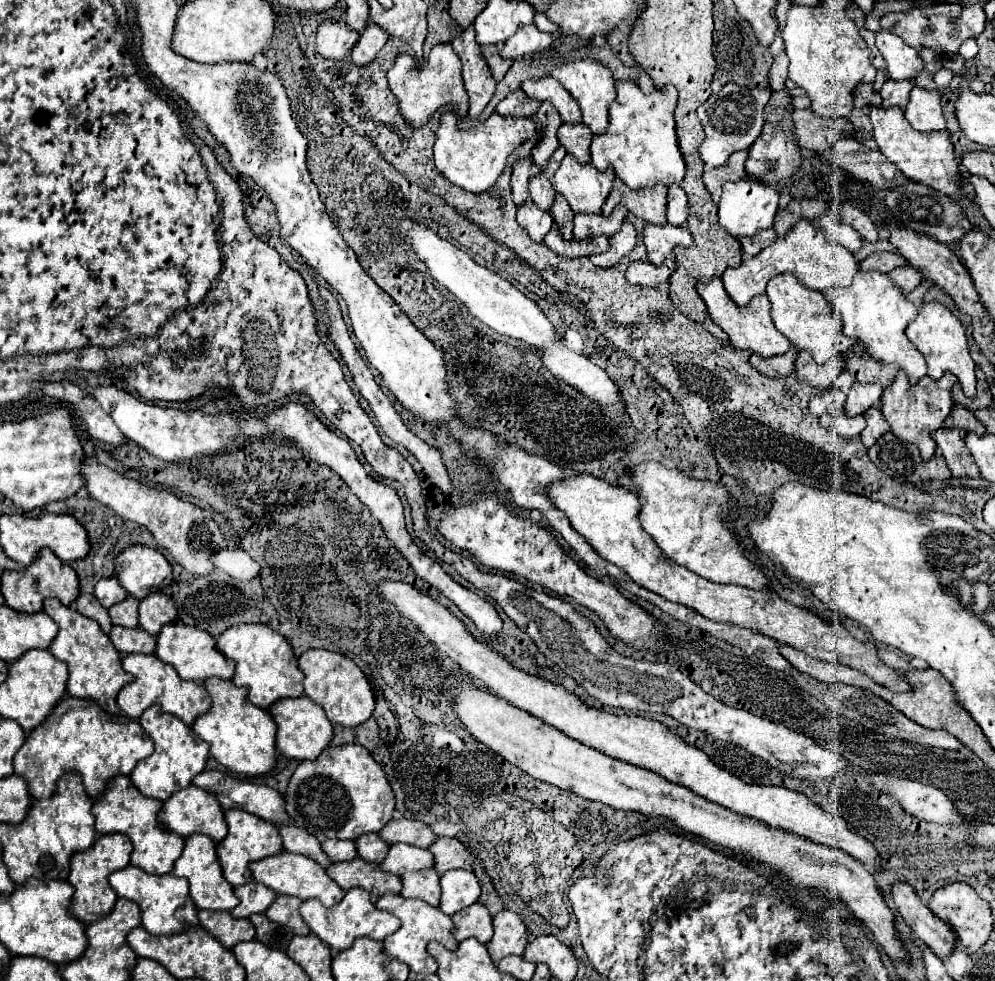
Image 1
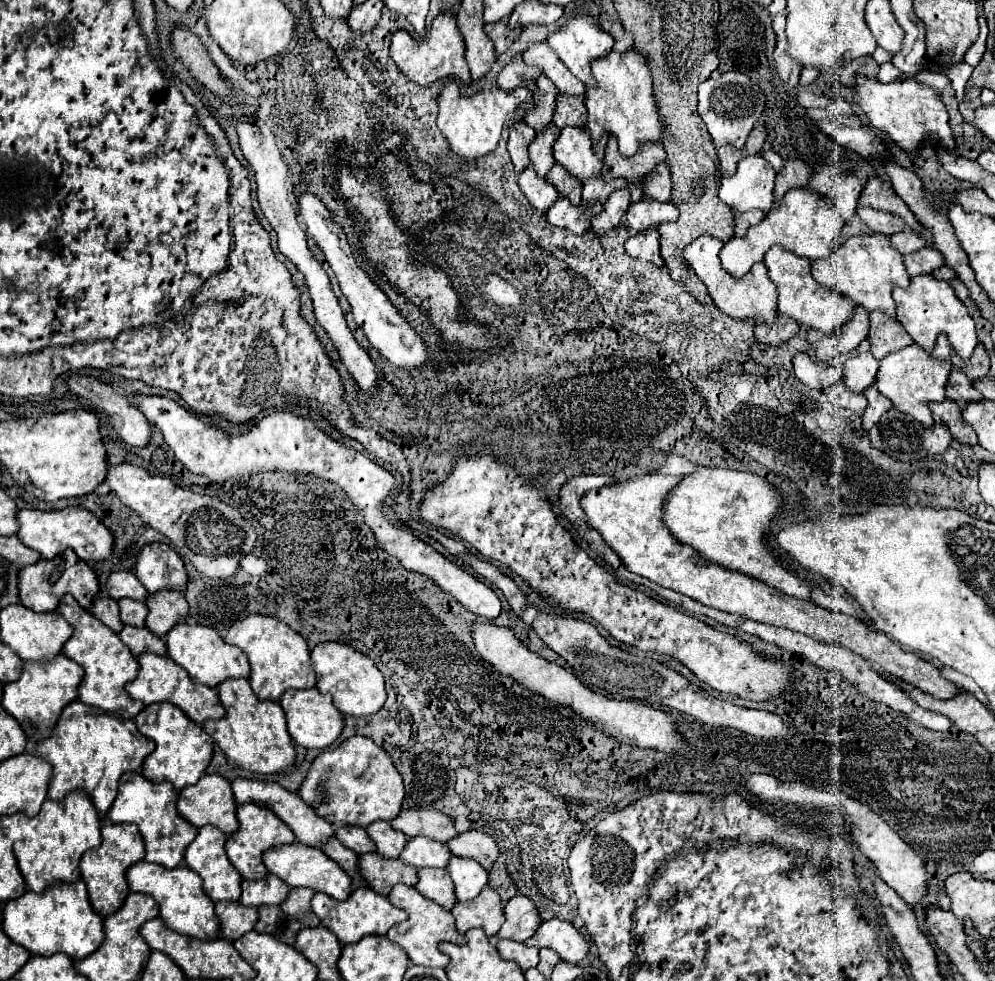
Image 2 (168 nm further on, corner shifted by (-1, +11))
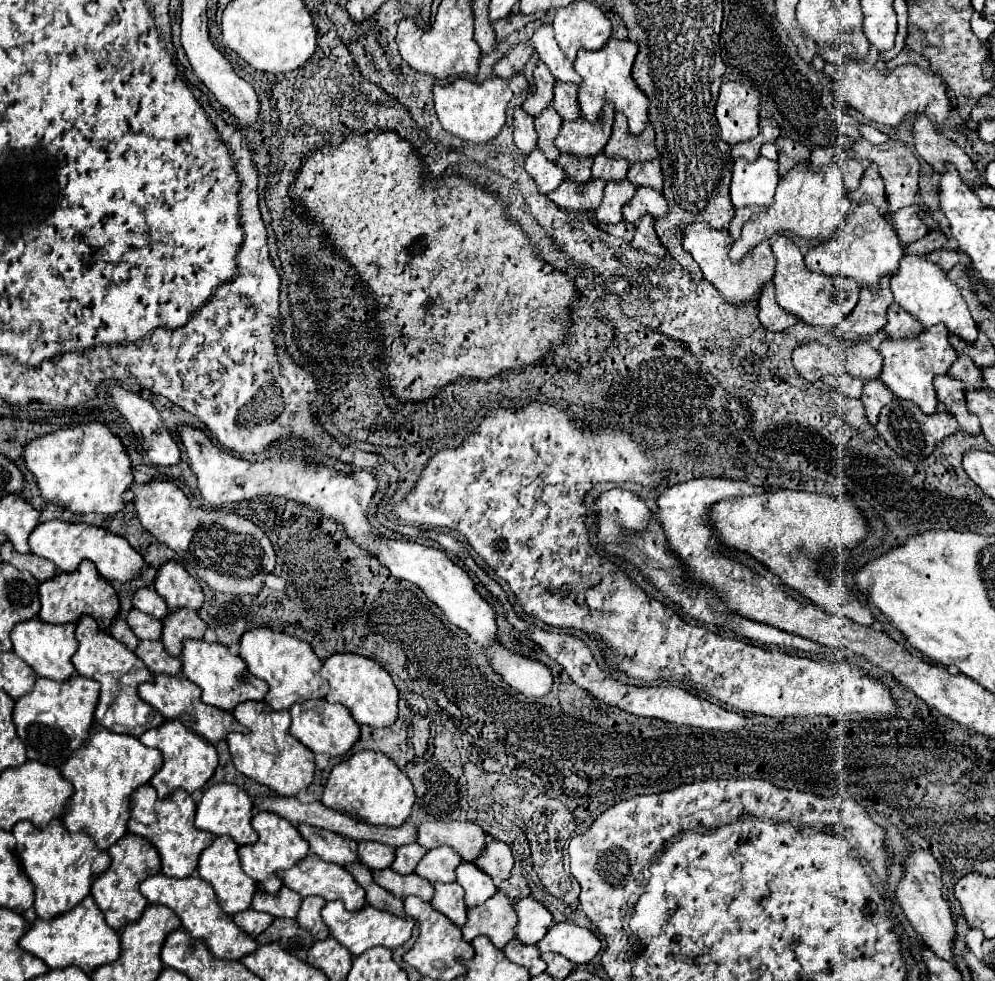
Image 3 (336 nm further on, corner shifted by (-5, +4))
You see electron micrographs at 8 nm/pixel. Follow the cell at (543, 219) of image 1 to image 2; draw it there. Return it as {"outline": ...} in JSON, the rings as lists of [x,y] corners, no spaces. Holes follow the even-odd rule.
{"outline":[[[530,165],[530,169],[520,171],[518,183],[520,183],[522,193],[532,203],[532,207],[536,207],[542,213],[548,211],[548,207],[558,199],[558,193],[556,193],[554,185],[548,183],[544,177],[538,177],[538,173],[534,173],[532,165]]]}

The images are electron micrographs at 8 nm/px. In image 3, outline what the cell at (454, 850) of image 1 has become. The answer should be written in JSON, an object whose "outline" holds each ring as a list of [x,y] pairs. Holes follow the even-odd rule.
{"outline":[[[490,840],[490,842],[486,842],[482,854],[474,860],[474,864],[480,866],[498,884],[510,876],[514,858],[512,858],[508,844],[498,842],[498,840]]]}

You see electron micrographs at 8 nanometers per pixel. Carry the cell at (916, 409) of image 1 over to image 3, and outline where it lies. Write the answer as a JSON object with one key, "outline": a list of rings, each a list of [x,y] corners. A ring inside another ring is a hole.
{"outline":[[[936,324],[932,328],[926,328],[916,340],[888,340],[884,338],[878,352],[884,356],[884,366],[880,380],[884,386],[898,398],[912,400],[924,414],[934,414],[936,412],[936,392],[934,392],[934,376],[946,374],[950,366],[956,362],[958,354],[948,342],[948,330],[944,324]]]}

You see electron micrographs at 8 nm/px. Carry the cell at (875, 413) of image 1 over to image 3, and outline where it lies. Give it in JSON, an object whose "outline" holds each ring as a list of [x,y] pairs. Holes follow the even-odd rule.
{"outline":[[[868,380],[868,384],[864,384],[864,392],[862,392],[860,400],[866,408],[868,422],[872,426],[876,426],[880,410],[894,400],[894,394],[890,394],[888,388],[884,388],[884,384],[880,380]]]}

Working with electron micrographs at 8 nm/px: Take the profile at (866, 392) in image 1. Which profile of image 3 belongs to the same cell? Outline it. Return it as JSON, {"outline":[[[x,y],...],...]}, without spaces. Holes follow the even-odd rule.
{"outline":[[[852,344],[846,350],[846,370],[852,378],[860,378],[862,382],[874,380],[880,376],[882,356],[878,350],[870,348],[870,344]]]}

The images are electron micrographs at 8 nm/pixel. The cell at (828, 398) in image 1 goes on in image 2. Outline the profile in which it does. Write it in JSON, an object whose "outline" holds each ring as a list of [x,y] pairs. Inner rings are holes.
{"outline":[[[804,351],[796,353],[792,363],[794,363],[796,377],[812,389],[823,390],[843,379],[843,368],[818,363]]]}

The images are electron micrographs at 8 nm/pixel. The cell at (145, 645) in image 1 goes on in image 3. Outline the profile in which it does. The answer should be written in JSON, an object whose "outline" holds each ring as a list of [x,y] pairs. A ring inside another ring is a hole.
{"outline":[[[140,640],[138,648],[134,650],[136,656],[146,664],[152,674],[180,674],[180,660],[170,656],[160,640]]]}

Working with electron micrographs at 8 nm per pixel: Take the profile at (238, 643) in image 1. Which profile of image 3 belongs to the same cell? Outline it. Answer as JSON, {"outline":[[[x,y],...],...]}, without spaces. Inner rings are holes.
{"outline":[[[254,628],[246,632],[240,640],[240,658],[246,662],[250,674],[268,684],[264,702],[274,710],[288,710],[296,702],[324,698],[328,694],[328,682],[320,676],[322,662],[312,652],[310,644],[284,632],[274,632],[272,628]]]}

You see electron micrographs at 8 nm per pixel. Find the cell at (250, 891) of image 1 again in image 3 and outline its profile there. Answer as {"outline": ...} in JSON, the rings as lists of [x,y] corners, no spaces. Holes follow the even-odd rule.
{"outline":[[[282,886],[276,894],[268,892],[256,892],[252,898],[252,910],[266,912],[274,918],[294,918],[300,908],[302,896],[286,886]]]}

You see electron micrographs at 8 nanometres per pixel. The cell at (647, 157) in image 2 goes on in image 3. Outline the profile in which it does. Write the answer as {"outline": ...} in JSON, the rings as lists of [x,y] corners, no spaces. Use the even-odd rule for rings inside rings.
{"outline":[[[616,112],[614,118],[614,130],[612,130],[612,140],[608,140],[604,148],[606,158],[622,158],[628,160],[630,164],[636,162],[648,162],[658,158],[658,150],[654,146],[654,128],[648,124],[646,132],[640,136],[628,136],[628,124],[620,112]]]}

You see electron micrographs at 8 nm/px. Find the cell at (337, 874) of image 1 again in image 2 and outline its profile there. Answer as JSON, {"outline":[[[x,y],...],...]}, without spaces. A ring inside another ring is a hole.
{"outline":[[[378,853],[360,855],[360,873],[368,881],[370,889],[380,895],[388,895],[396,883],[418,883],[416,867],[410,867],[400,859],[384,859]]]}

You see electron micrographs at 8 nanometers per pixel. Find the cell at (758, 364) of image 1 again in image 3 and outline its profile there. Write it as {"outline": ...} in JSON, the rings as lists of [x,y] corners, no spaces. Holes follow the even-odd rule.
{"outline":[[[766,284],[764,292],[760,294],[760,300],[758,300],[758,318],[760,318],[760,324],[768,330],[768,332],[784,332],[786,328],[794,326],[796,324],[796,316],[792,316],[790,312],[786,312],[784,308],[780,308],[776,304],[776,298],[774,298],[774,286],[772,284]]]}

